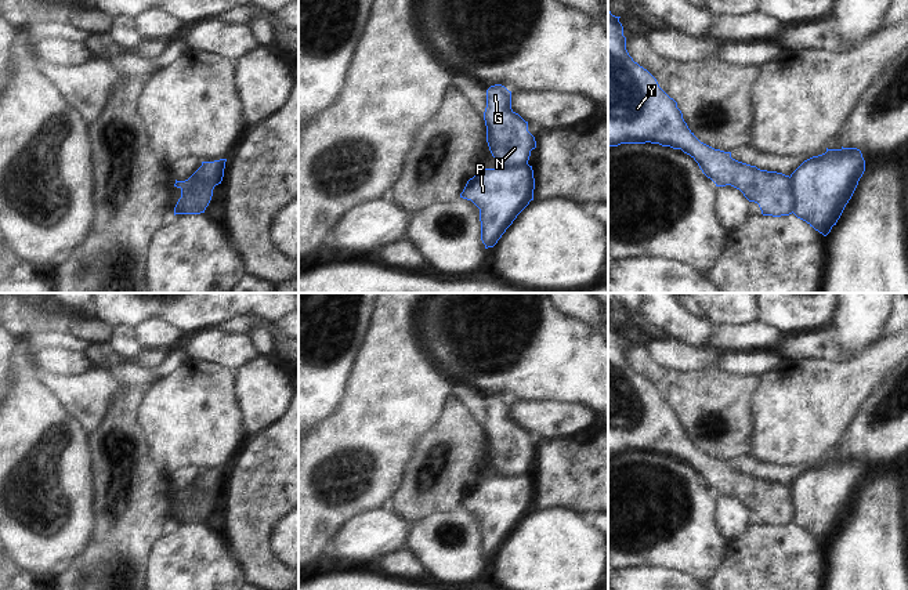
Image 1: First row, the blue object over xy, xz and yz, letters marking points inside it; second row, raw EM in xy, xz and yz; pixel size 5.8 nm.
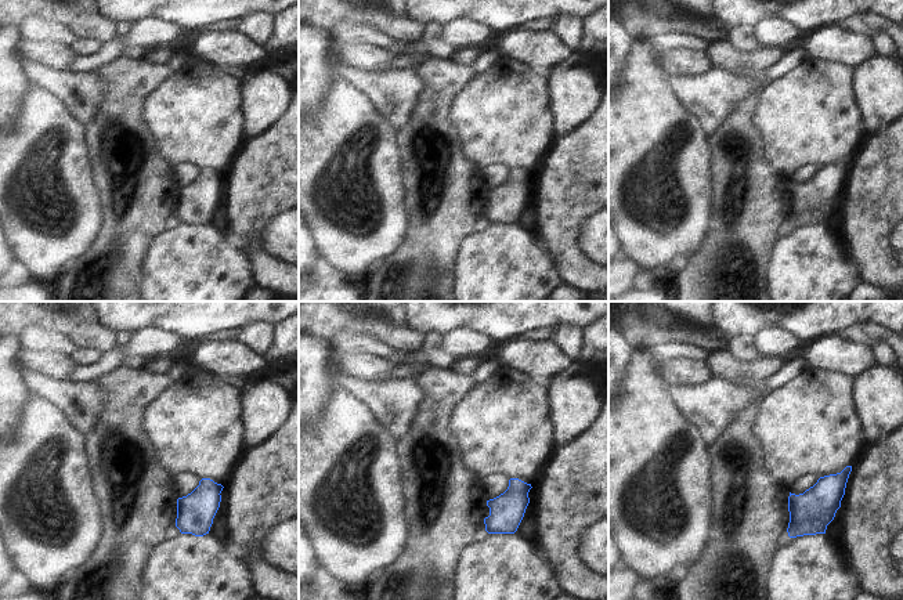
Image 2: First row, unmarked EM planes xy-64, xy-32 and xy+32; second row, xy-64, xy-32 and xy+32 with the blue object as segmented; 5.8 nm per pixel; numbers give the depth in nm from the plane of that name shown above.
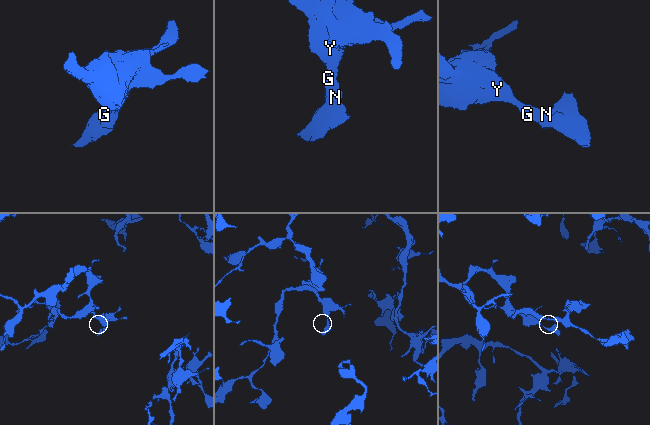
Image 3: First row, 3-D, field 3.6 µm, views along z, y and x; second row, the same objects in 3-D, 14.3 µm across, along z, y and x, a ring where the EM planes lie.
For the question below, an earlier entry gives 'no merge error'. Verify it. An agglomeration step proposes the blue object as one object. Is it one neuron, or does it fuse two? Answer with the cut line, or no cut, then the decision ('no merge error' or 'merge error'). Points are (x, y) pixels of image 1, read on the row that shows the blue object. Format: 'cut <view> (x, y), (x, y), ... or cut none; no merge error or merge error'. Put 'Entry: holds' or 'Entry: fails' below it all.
cut yz (789, 177), (793, 212); merge error
Entry: fails

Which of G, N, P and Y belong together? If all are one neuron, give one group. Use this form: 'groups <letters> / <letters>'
groups G N Y / P

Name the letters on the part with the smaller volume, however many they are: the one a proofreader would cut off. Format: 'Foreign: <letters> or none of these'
Foreign: P

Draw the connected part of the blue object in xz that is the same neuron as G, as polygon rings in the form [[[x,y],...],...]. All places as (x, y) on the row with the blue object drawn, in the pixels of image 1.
[[[502,84],[486,90],[484,112],[486,142],[499,166],[528,164],[535,137],[528,131],[528,122],[511,109],[511,91]]]

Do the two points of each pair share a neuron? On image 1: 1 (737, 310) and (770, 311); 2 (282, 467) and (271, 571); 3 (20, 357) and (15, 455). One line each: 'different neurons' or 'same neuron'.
1: different neurons
2: same neuron
3: same neuron

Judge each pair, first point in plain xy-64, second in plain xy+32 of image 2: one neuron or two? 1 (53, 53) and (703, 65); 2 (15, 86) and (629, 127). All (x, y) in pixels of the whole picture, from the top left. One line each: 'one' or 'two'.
1: one
2: two

